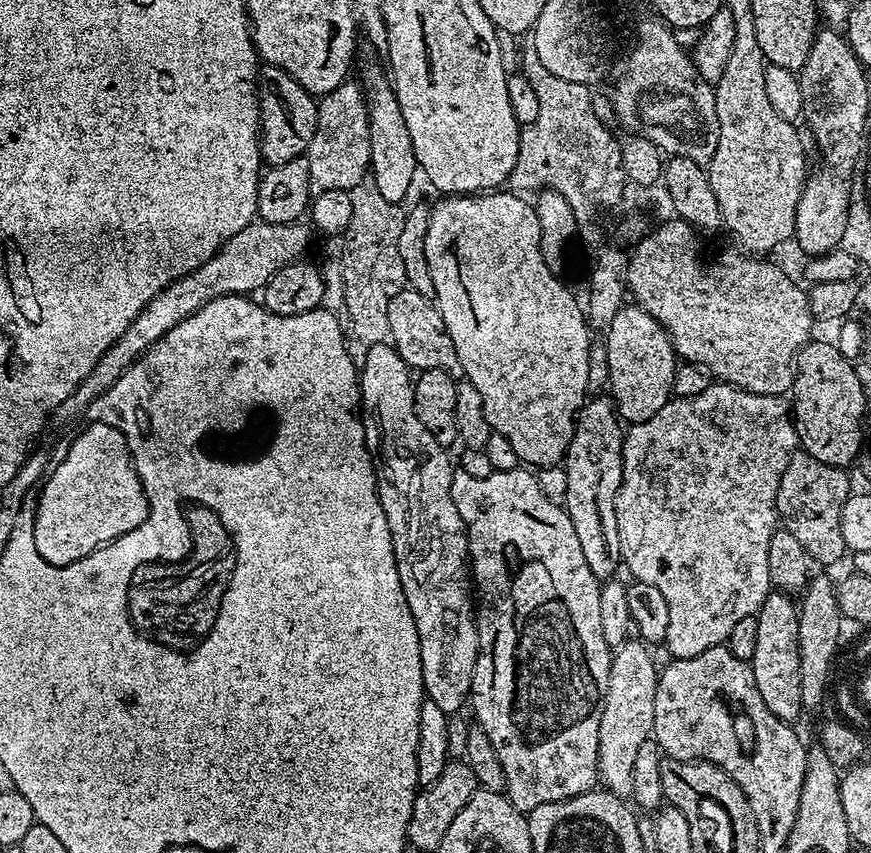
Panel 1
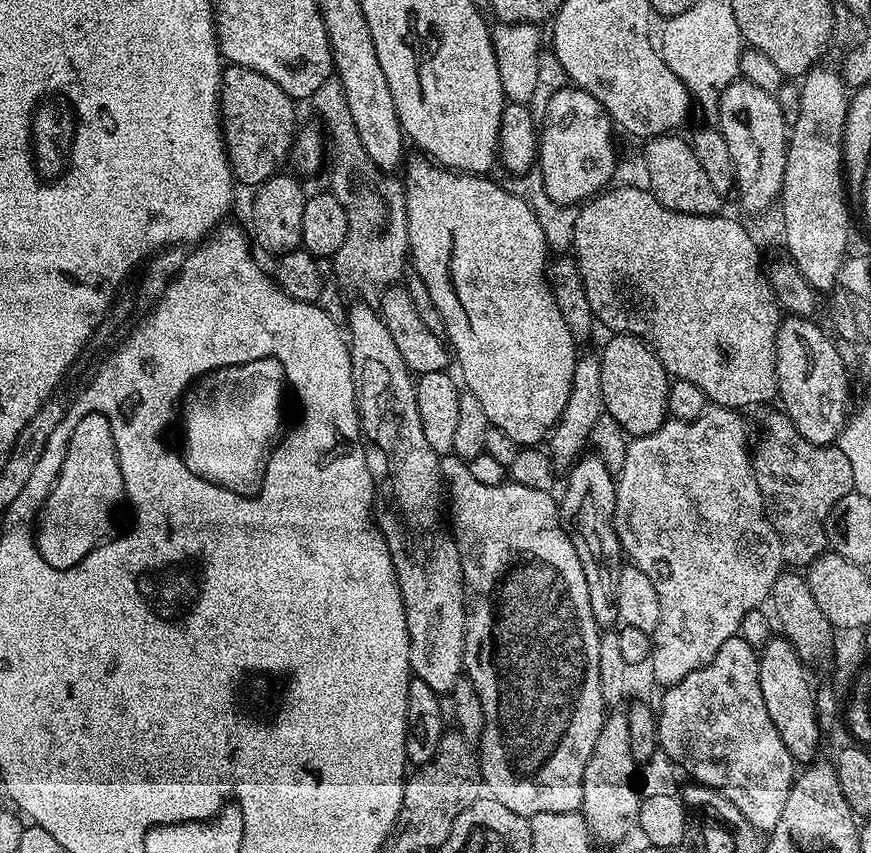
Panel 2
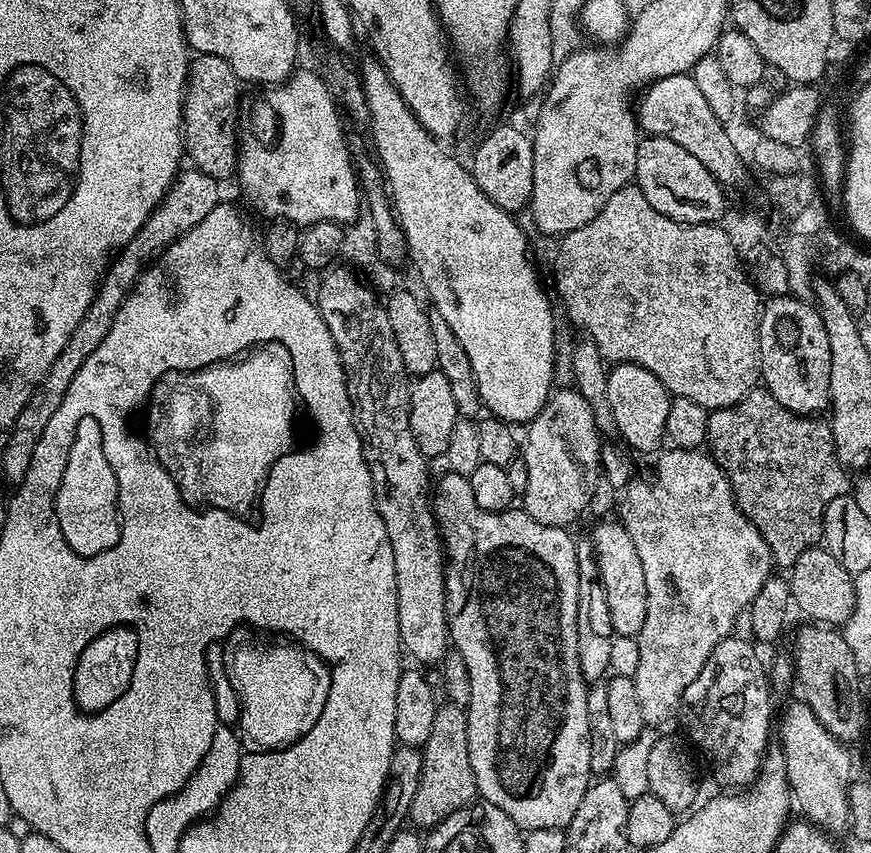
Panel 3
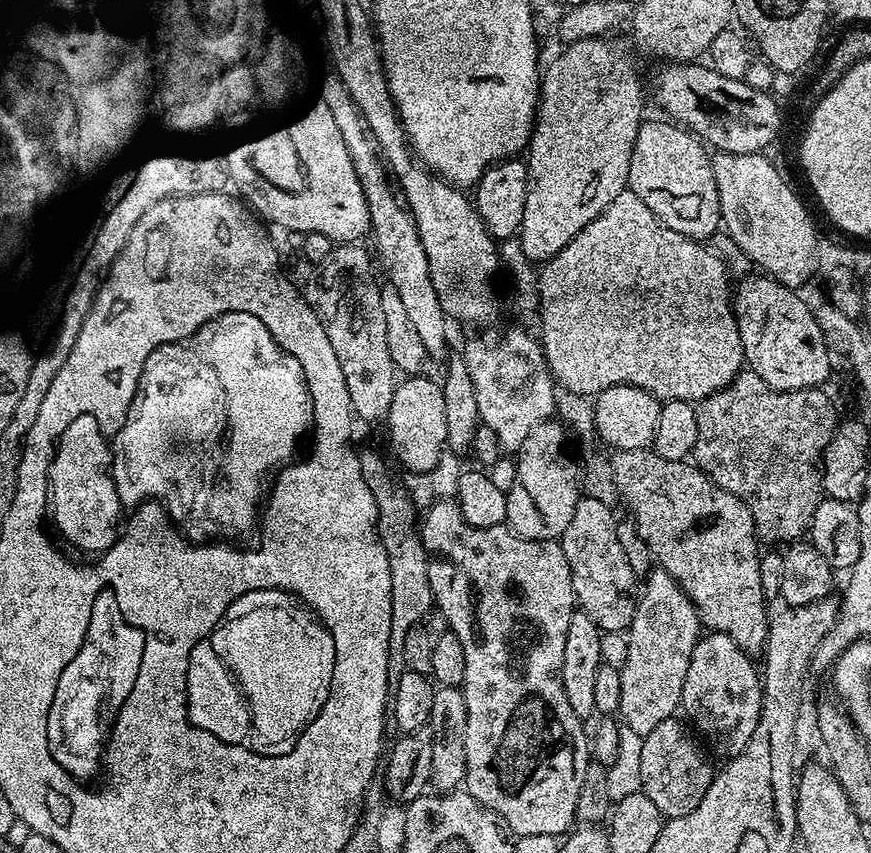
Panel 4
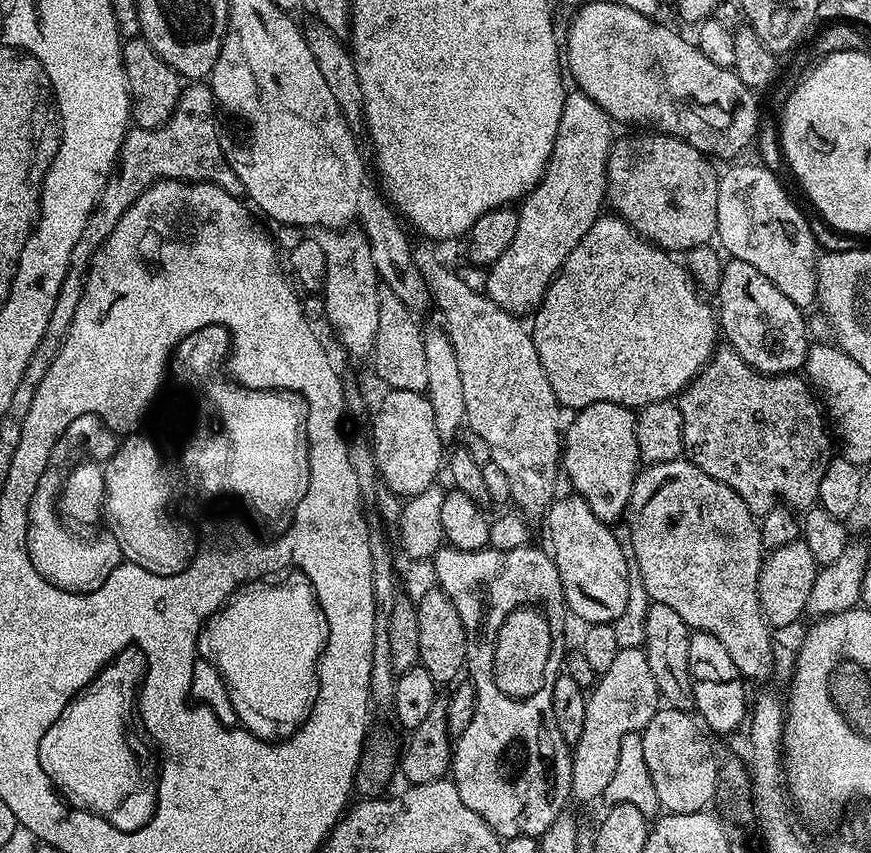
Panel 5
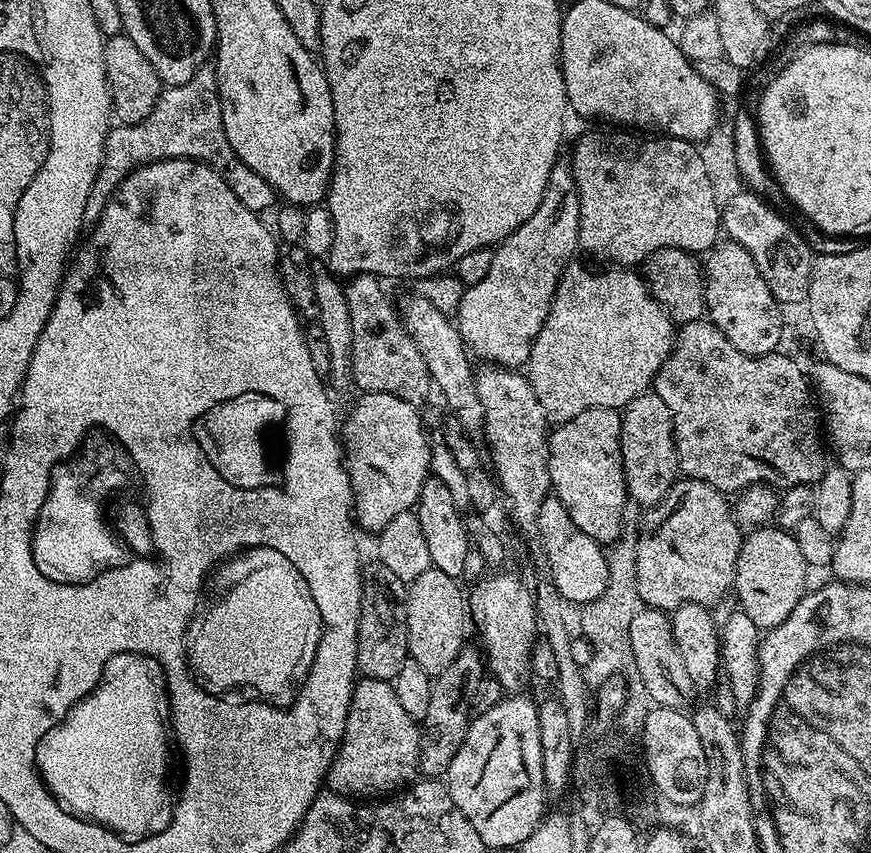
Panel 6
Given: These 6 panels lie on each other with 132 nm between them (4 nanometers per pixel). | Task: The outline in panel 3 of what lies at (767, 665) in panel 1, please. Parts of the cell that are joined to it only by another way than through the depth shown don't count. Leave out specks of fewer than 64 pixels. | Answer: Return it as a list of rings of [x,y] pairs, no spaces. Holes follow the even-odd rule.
[[[796,698],[788,713],[778,720],[779,747],[784,750],[784,769],[788,785],[792,787],[794,804],[804,811],[803,819],[829,834],[837,834],[849,827],[848,790],[852,776],[852,756],[845,745],[806,706]]]

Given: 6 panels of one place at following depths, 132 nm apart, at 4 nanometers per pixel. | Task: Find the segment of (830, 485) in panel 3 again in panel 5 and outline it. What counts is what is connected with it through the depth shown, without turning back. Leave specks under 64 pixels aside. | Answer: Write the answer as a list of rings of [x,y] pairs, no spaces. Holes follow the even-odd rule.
[[[721,347],[678,397],[683,455],[698,466],[698,470],[710,474],[710,478],[730,486],[757,518],[785,502],[793,510],[807,510],[819,501],[822,474],[826,474],[826,466],[834,458],[833,437],[825,432],[802,432],[802,416],[817,416],[810,414],[810,408],[817,403],[817,397],[803,375],[769,376],[749,366],[731,347]]]

